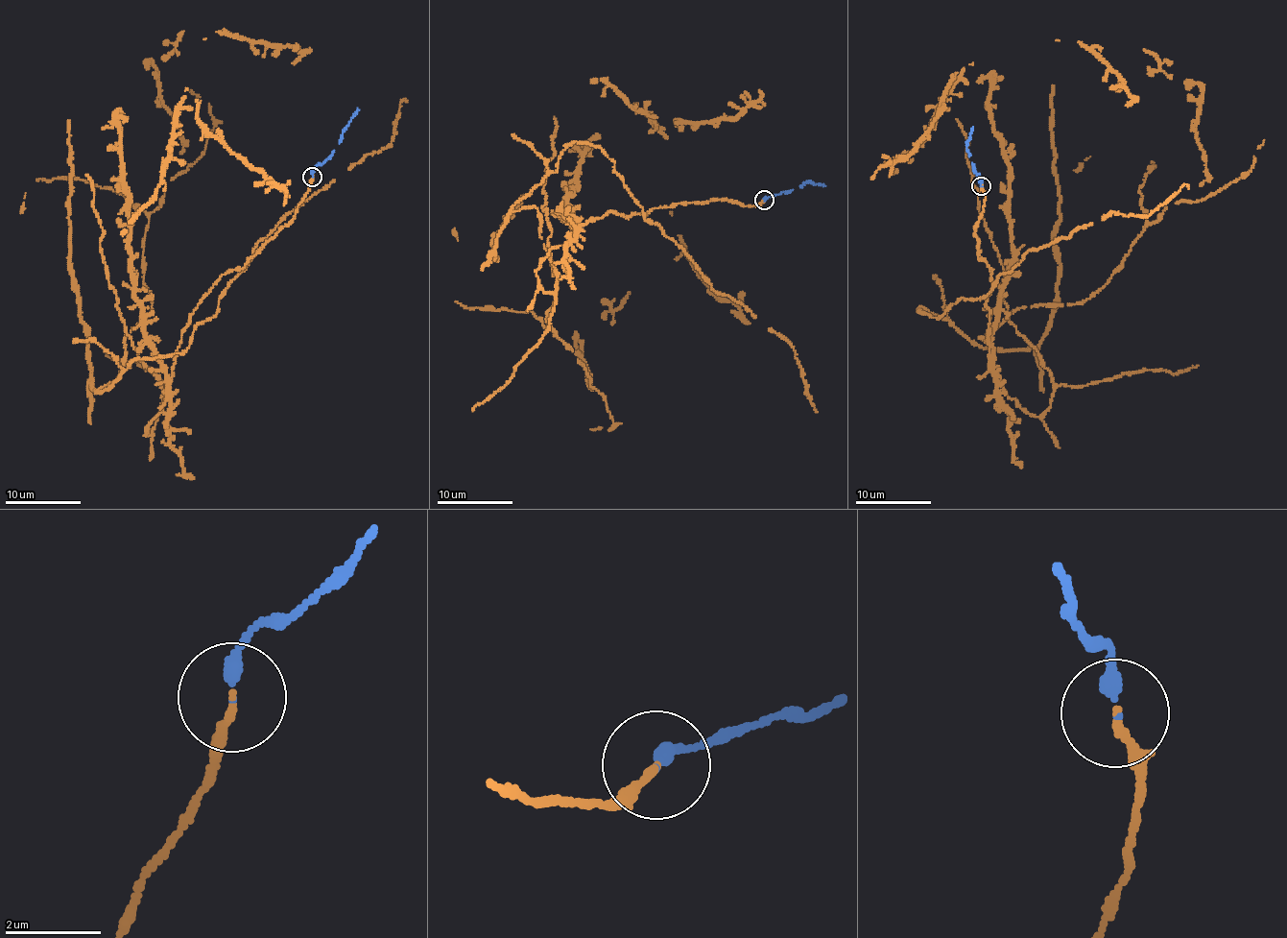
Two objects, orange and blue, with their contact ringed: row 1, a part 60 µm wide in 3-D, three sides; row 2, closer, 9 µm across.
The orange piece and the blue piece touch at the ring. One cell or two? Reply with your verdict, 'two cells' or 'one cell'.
one cell

